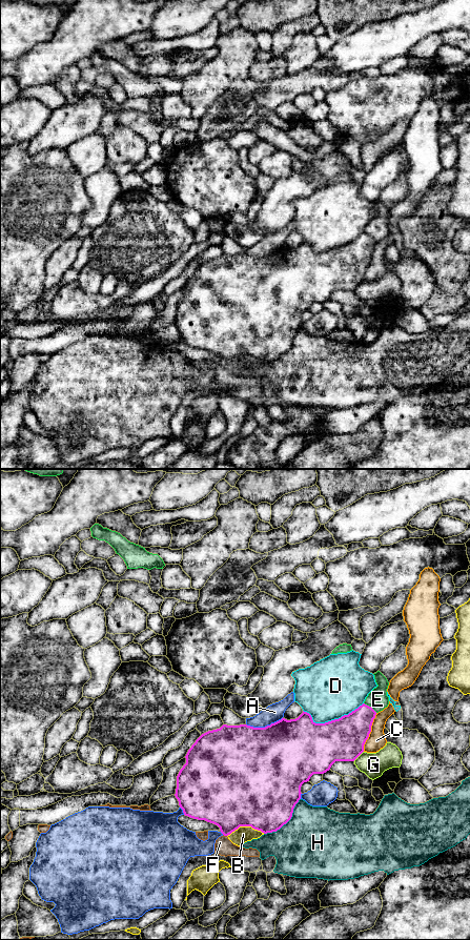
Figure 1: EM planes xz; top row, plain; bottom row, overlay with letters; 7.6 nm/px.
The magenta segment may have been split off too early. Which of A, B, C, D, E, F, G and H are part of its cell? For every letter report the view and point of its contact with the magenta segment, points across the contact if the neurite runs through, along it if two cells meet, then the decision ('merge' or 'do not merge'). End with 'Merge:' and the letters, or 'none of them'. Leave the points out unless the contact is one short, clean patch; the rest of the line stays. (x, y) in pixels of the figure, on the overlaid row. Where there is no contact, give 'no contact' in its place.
A: contact xz (265, 727); do not merge
B: contact xz (245, 825); do not merge
C: contact xz (370, 731); do not merge
D: contact xz (331, 720); do not merge
E: contact xz (370, 707); do not merge
F: contact xz (225, 835); do not merge
G: contact xz (358, 756); border xz (363, 751), (353, 760); do not merge
H: contact xz (287, 821); do not merge
Merge: none of them

